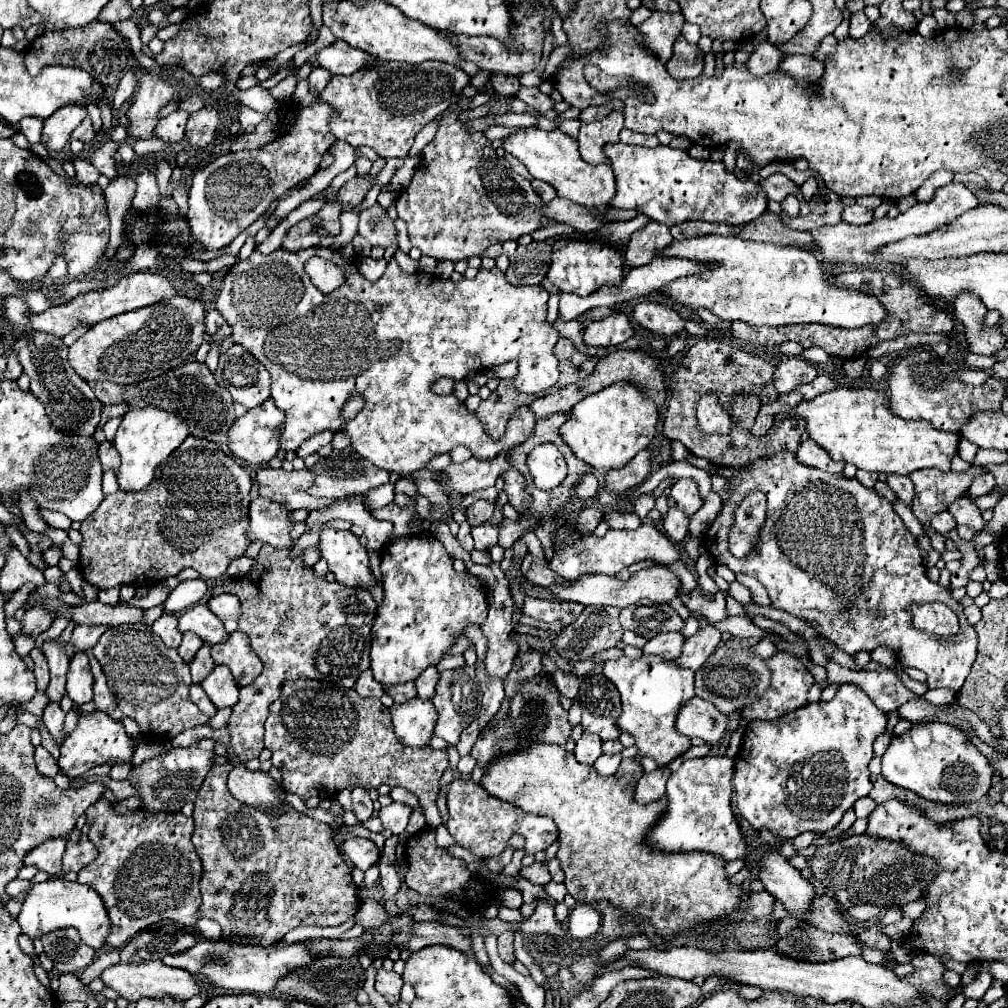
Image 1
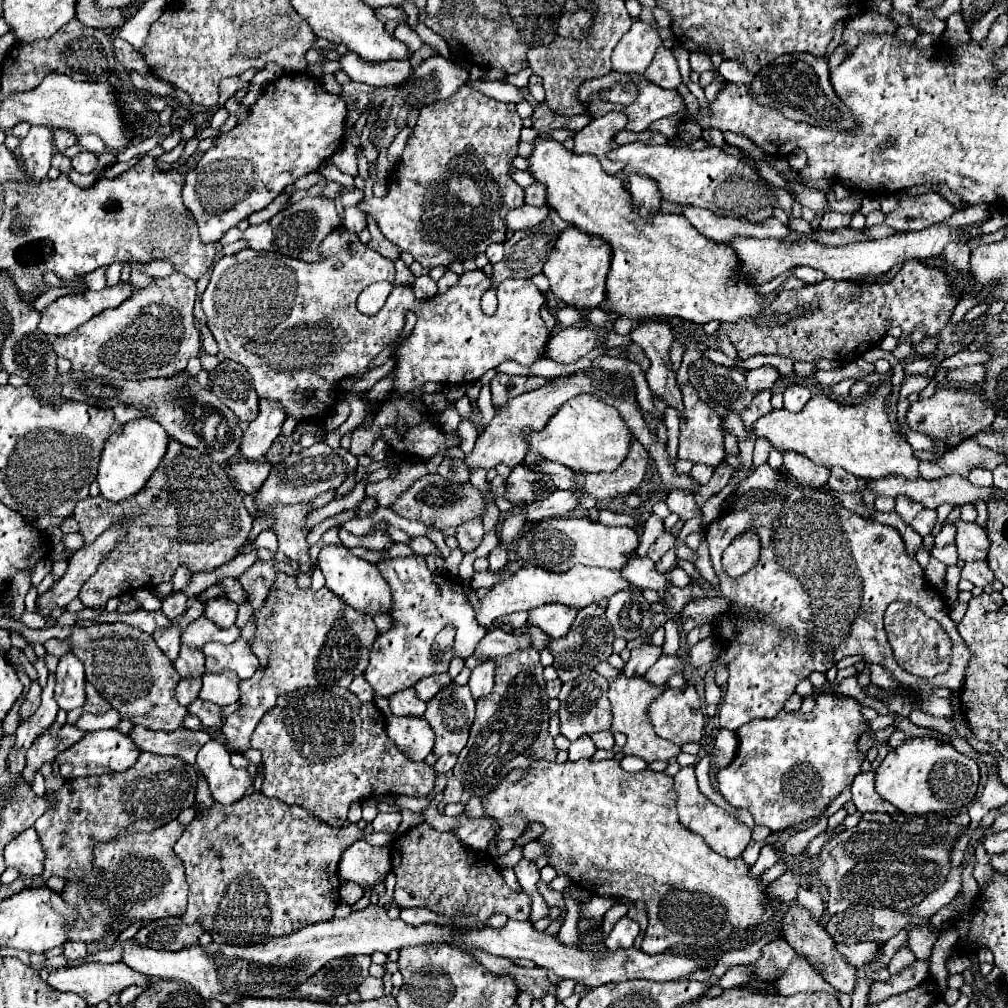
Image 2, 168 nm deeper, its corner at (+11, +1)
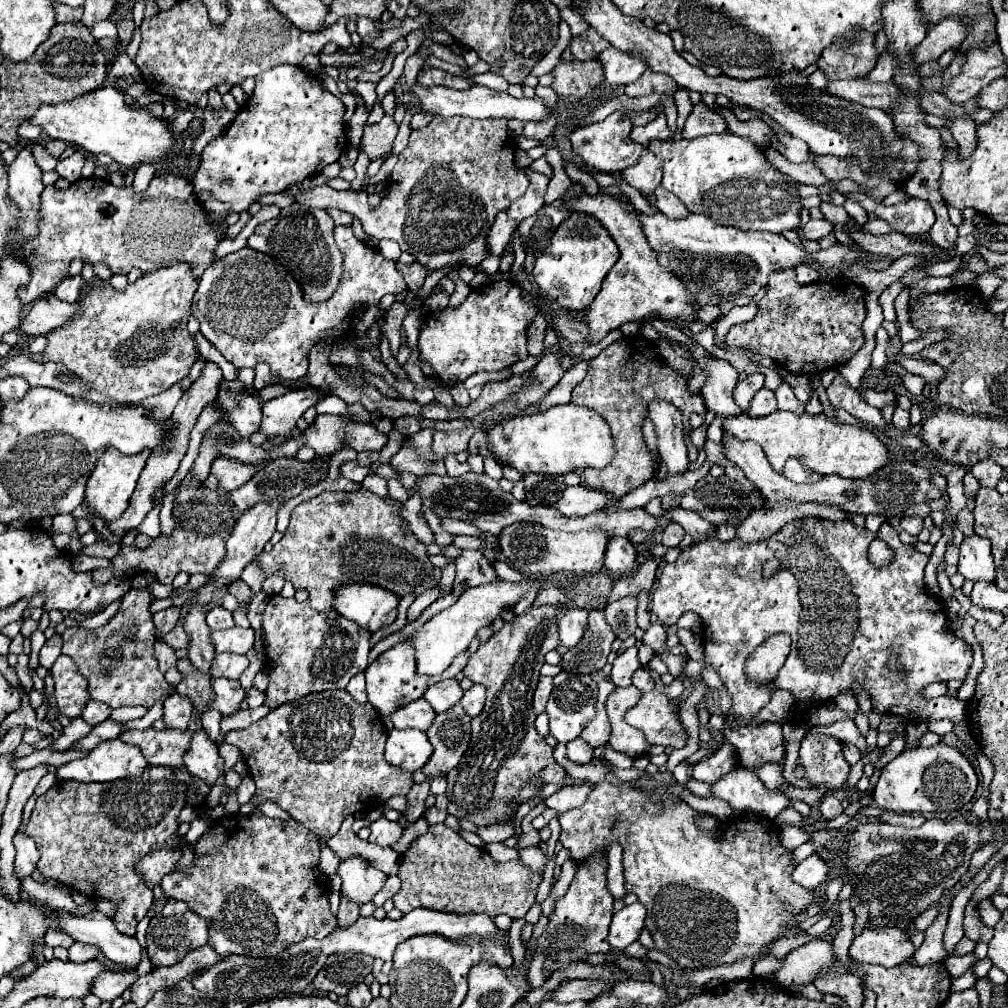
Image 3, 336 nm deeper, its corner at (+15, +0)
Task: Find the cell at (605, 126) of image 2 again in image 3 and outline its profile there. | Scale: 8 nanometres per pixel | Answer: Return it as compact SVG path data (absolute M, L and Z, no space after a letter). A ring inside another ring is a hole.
M620 111L608 115L604 121L600 123L592 123L588 127L580 127L576 129L572 135L570 135L570 141L572 141L572 151L582 157L584 165L600 171L600 173L616 173L620 169L626 169L626 167L632 167L636 165L636 161L640 159L644 147L642 145L636 145L628 139L630 135L630 129L632 129L632 123L630 119L626 119Z

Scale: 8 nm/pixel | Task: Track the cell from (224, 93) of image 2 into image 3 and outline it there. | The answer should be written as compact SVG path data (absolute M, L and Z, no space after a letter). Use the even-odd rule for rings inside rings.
M210 89L208 91L208 105L206 109L202 111L202 119L204 119L204 131L202 135L194 141L194 147L192 147L192 153L194 155L200 155L202 149L206 147L206 143L220 135L224 129L228 129L228 125L234 121L236 113L230 113L224 109L222 105L222 95L216 91L216 89Z

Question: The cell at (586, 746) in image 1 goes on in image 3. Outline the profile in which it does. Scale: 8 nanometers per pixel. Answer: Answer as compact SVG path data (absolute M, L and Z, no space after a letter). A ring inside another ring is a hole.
M576 737L574 741L566 743L566 757L574 763L590 763L592 759L592 747L588 743L584 743L580 737Z

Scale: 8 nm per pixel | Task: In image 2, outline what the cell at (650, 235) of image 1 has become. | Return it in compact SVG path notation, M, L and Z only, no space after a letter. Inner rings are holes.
M630 174L628 176L628 190L630 190L634 202L638 204L638 210L642 216L650 216L660 210L660 200L662 200L660 190L654 180L648 180L648 176Z

